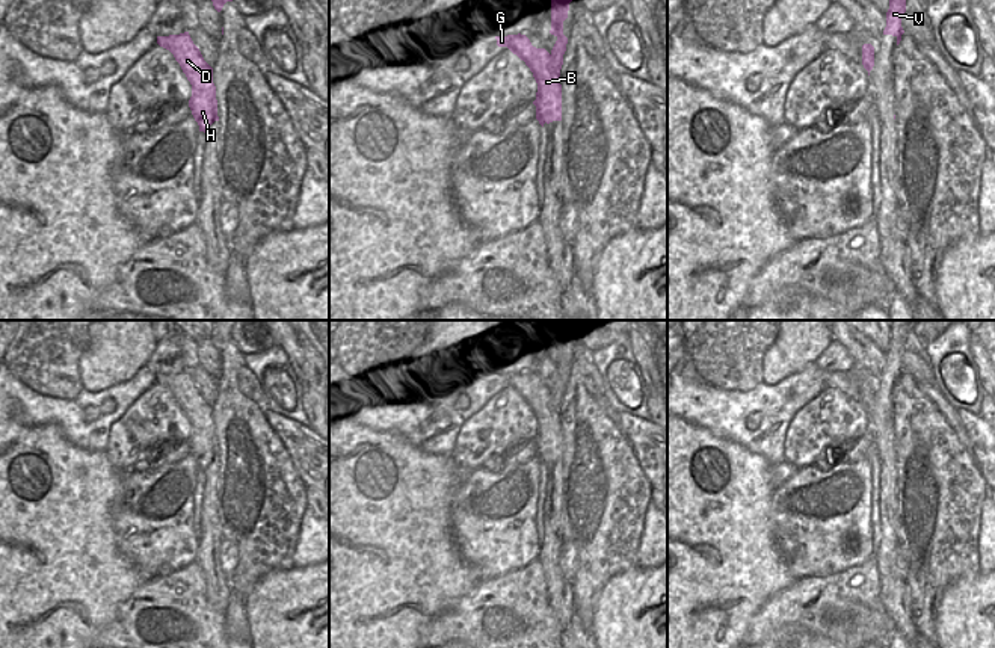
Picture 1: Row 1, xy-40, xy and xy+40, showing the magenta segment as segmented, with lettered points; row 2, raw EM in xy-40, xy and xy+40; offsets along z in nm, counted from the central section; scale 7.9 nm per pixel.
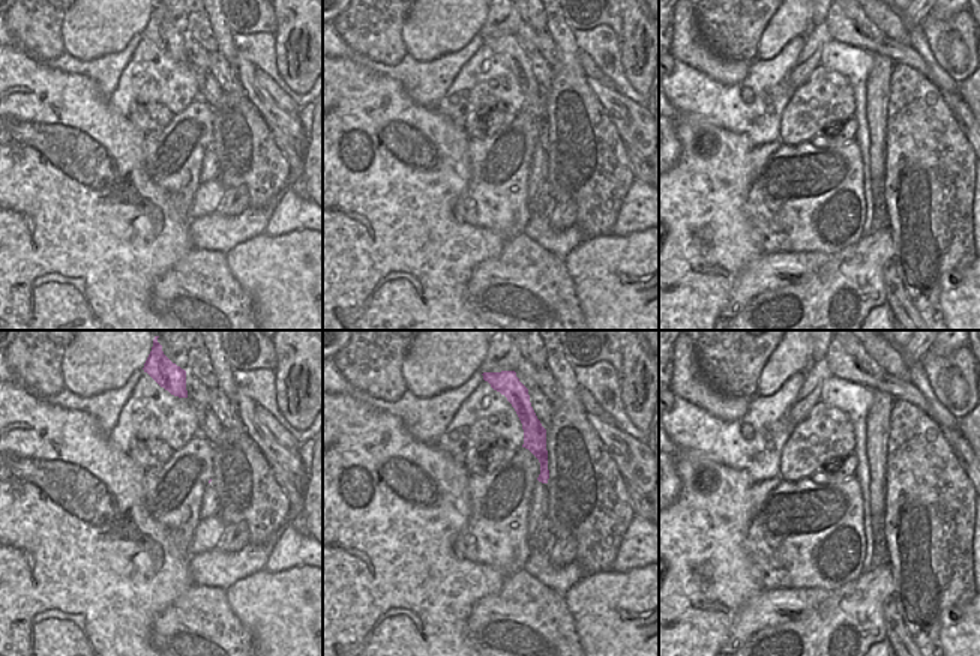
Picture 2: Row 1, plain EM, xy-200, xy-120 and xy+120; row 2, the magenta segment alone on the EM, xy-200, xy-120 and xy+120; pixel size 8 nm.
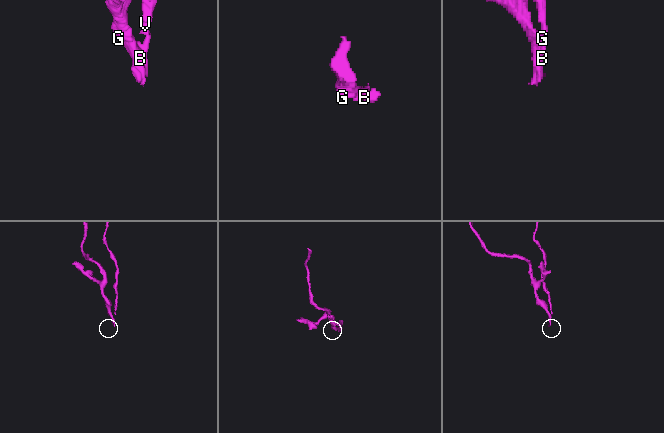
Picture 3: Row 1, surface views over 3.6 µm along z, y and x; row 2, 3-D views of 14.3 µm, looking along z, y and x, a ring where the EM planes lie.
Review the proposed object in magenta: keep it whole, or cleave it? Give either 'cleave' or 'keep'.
cleave

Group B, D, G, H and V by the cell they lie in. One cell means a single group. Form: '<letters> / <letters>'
B D G H / V

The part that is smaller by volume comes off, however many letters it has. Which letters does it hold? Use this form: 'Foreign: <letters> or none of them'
Foreign: V

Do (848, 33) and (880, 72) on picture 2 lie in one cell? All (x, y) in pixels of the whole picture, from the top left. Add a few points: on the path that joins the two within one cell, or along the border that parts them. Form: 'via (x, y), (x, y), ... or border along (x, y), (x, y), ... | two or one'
border along (874, 53), (889, 56), (896, 62) | two

